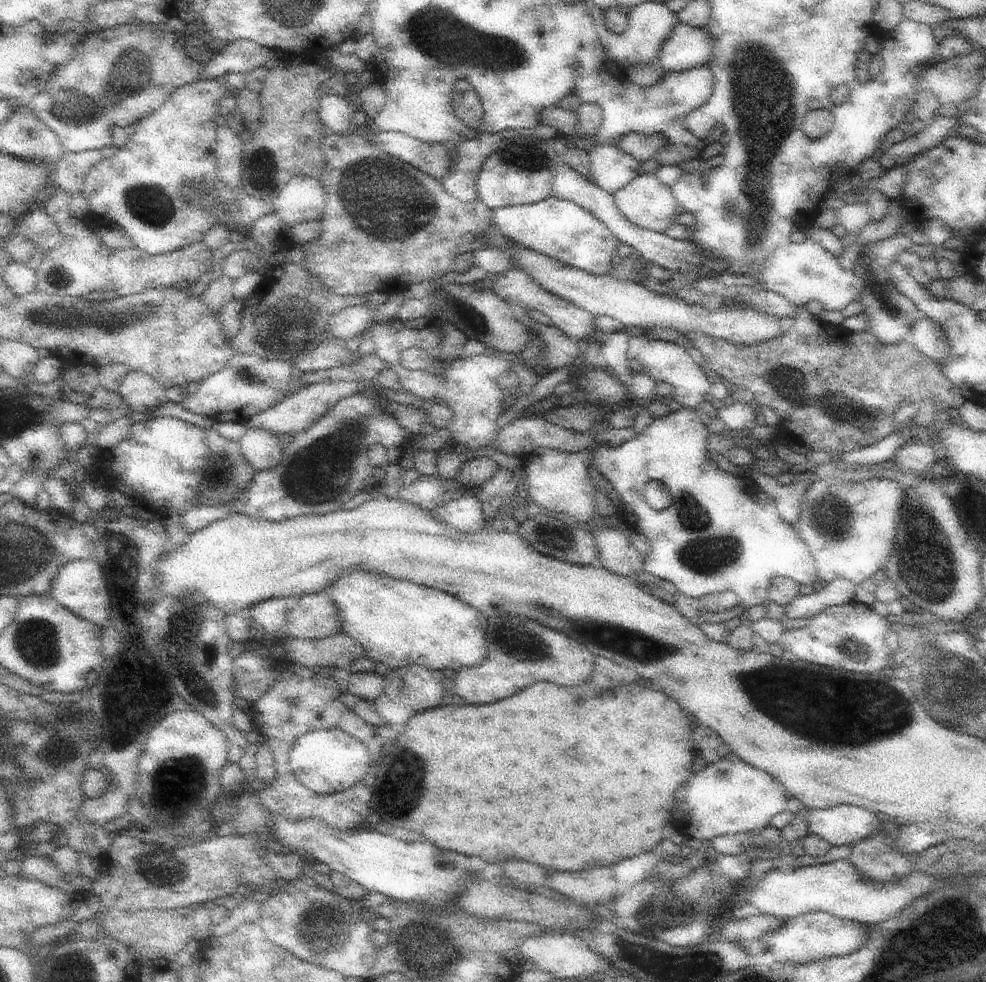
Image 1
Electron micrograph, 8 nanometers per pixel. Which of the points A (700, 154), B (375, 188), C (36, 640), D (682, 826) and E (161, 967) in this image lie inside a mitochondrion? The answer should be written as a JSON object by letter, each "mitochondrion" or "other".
{"A":"other","B":"mitochondrion","C":"mitochondrion","D":"other","E":"other"}

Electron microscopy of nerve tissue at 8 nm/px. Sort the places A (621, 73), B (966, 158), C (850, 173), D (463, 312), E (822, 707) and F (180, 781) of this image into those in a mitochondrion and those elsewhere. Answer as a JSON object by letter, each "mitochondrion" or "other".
{"A":"other","B":"other","C":"other","D":"mitochondrion","E":"mitochondrion","F":"mitochondrion"}

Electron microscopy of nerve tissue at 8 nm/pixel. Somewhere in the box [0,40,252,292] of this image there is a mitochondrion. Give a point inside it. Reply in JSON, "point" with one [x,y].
{"point":[122,81]}

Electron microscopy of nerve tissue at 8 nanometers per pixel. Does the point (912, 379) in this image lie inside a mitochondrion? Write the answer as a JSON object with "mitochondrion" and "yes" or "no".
{"mitochondrion":"no"}

